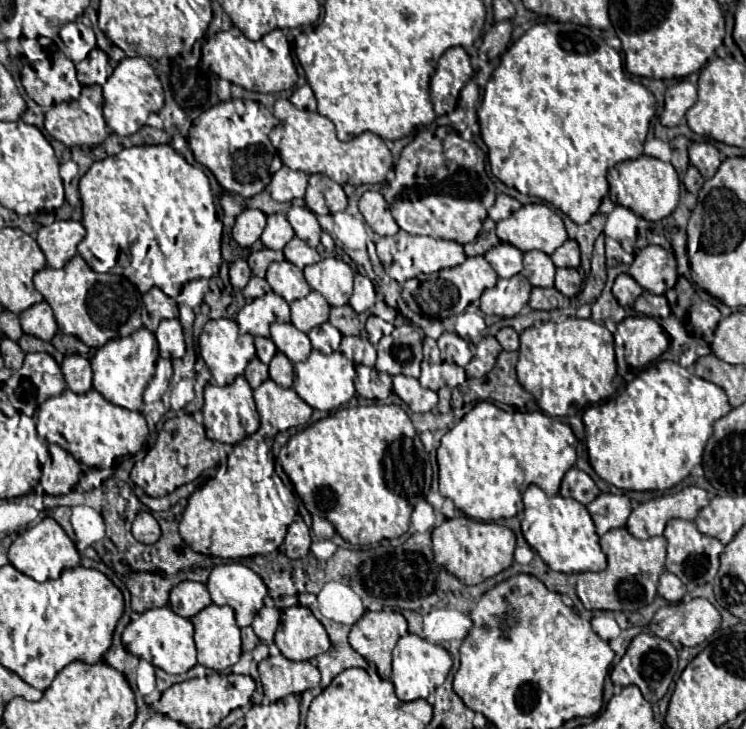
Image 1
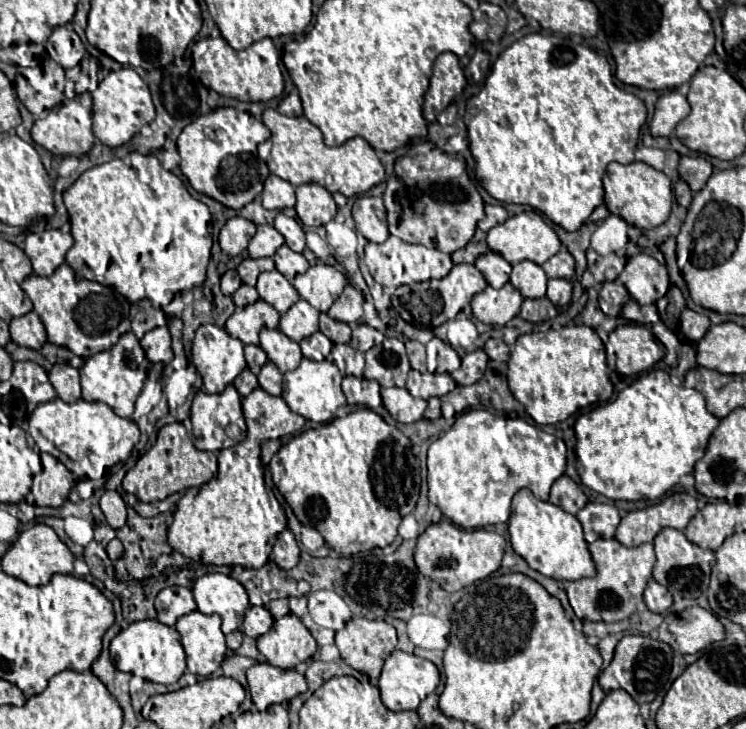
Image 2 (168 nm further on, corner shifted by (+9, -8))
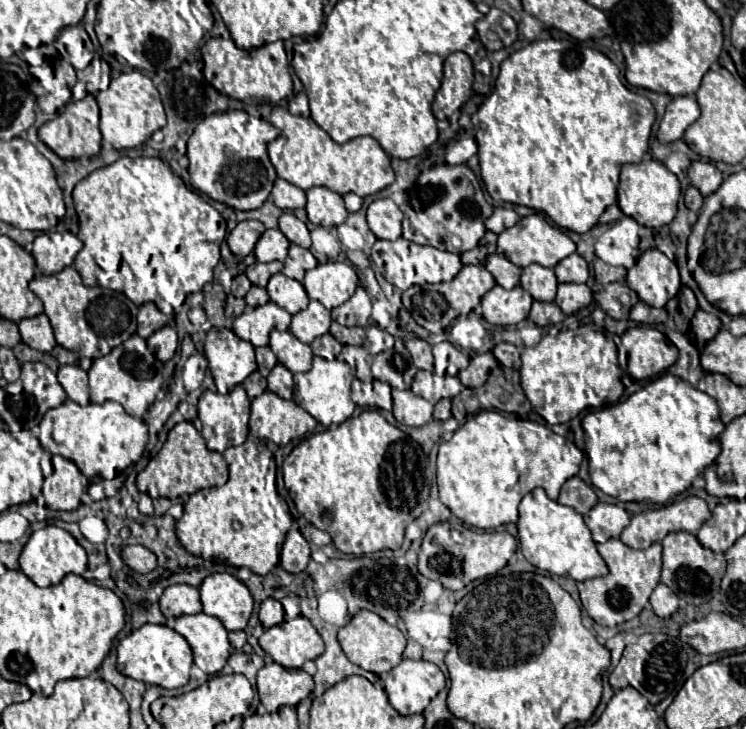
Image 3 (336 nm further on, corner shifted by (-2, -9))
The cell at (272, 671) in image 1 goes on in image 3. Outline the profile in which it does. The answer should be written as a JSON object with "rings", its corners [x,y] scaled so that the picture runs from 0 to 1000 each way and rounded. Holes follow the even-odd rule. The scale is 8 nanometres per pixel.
{"rings":[[[362,909],[362,912],[354,912],[346,920],[346,956],[349,956],[349,964],[359,975],[370,975],[378,967],[397,970],[418,948],[421,948],[421,931],[410,920],[405,920],[405,918],[383,918],[383,915],[373,912],[373,909]]]}

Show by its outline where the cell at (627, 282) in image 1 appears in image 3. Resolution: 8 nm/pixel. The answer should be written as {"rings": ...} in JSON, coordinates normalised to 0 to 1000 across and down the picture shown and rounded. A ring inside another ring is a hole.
{"rings":[[[815,388],[796,405],[796,410],[820,438],[842,438],[845,424],[858,413],[839,388]]]}

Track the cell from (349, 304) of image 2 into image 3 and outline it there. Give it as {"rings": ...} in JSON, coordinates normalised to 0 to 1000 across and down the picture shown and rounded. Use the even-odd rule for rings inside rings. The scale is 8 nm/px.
{"rings":[[[480,394],[477,402],[461,418],[445,427],[445,438],[453,440],[456,446],[491,449],[496,440],[496,429],[499,429],[499,413],[488,399],[488,394]]]}

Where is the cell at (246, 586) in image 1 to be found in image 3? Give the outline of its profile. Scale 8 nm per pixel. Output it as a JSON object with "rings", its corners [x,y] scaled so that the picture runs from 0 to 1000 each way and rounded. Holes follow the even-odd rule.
{"rings":[[[308,786],[279,789],[268,802],[273,841],[295,849],[306,866],[322,866],[332,857],[340,835],[335,808]]]}

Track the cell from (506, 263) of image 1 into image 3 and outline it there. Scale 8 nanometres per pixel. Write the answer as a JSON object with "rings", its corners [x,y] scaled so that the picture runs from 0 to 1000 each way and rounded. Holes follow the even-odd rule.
{"rings":[[[668,347],[657,350],[651,355],[651,364],[649,366],[660,374],[660,380],[665,383],[665,388],[673,391],[676,396],[689,396],[697,388],[700,369],[692,366],[689,361],[684,361],[676,350],[668,350]]]}

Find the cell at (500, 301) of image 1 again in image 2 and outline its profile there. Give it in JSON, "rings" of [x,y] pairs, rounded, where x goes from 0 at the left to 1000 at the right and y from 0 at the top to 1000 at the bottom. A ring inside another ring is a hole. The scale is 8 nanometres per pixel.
{"rings":[[[677,390],[669,398],[653,392],[647,401],[634,406],[631,422],[639,439],[658,447],[677,447],[685,436],[696,431],[698,414],[701,406],[685,390]]]}

